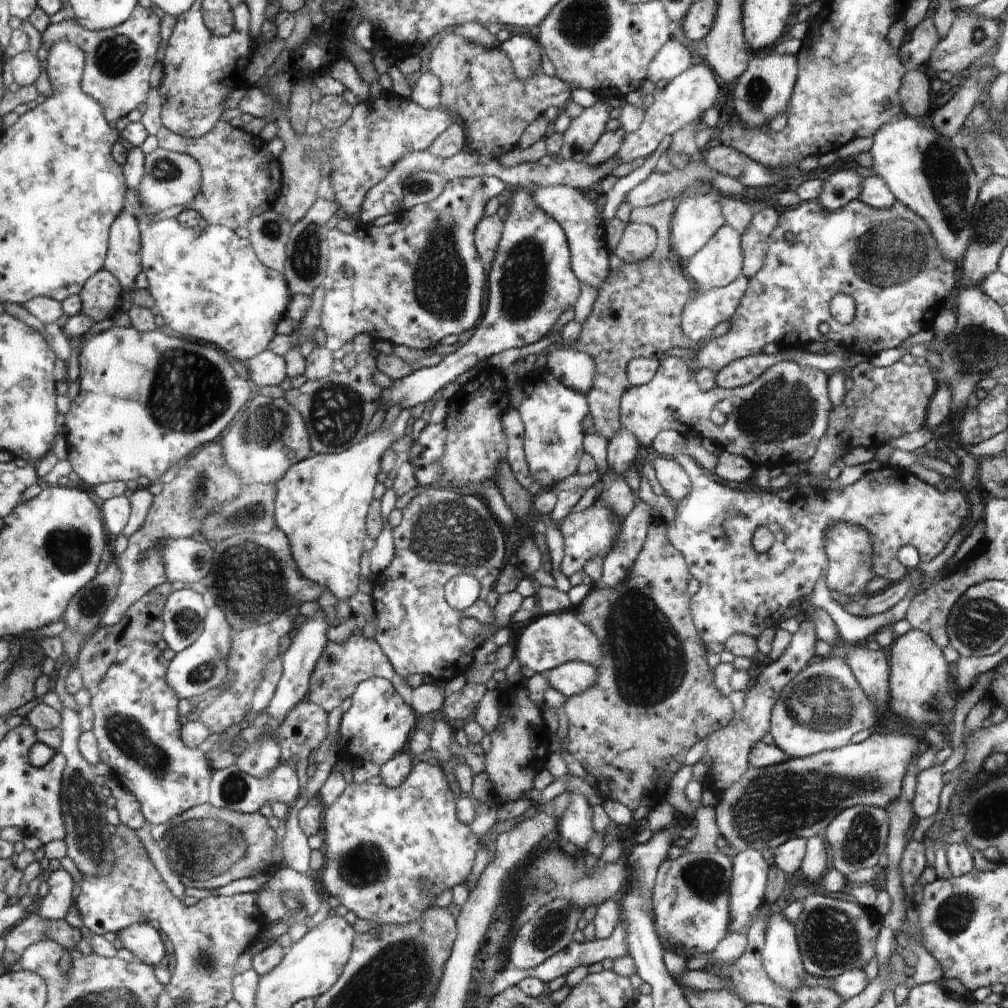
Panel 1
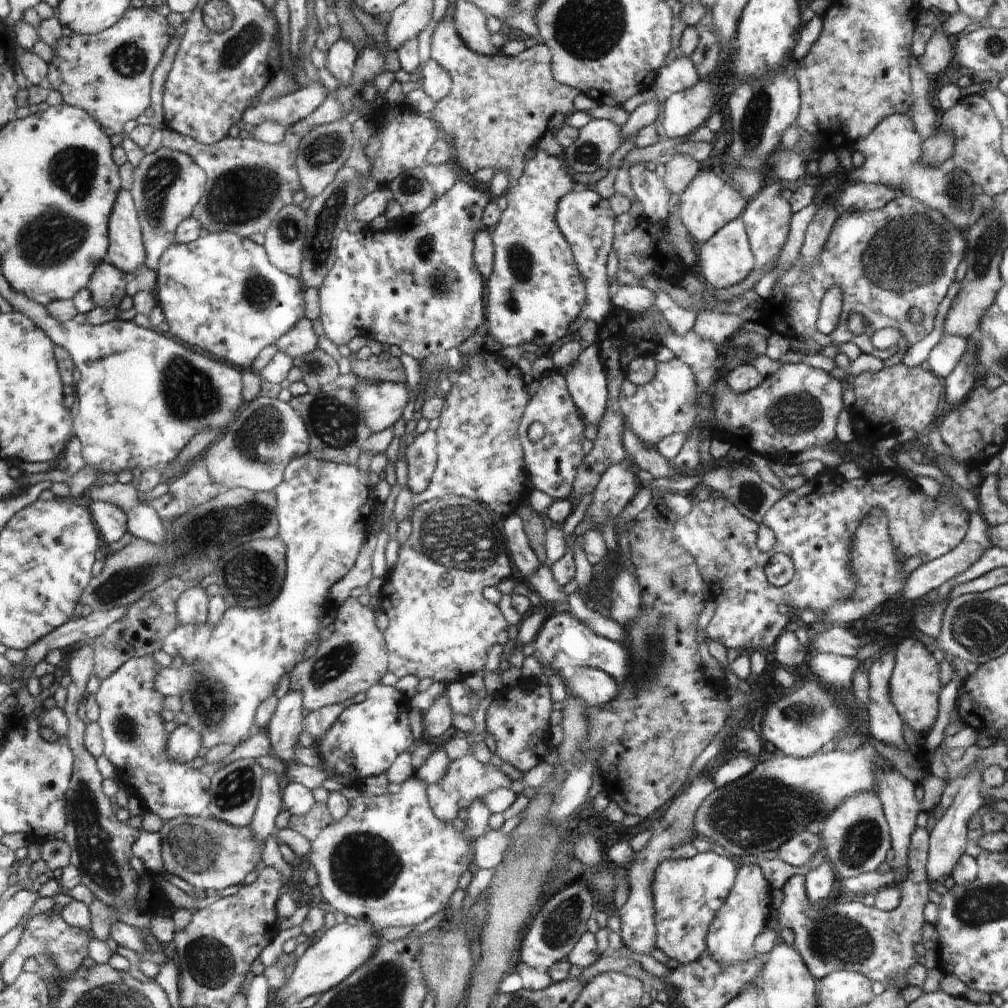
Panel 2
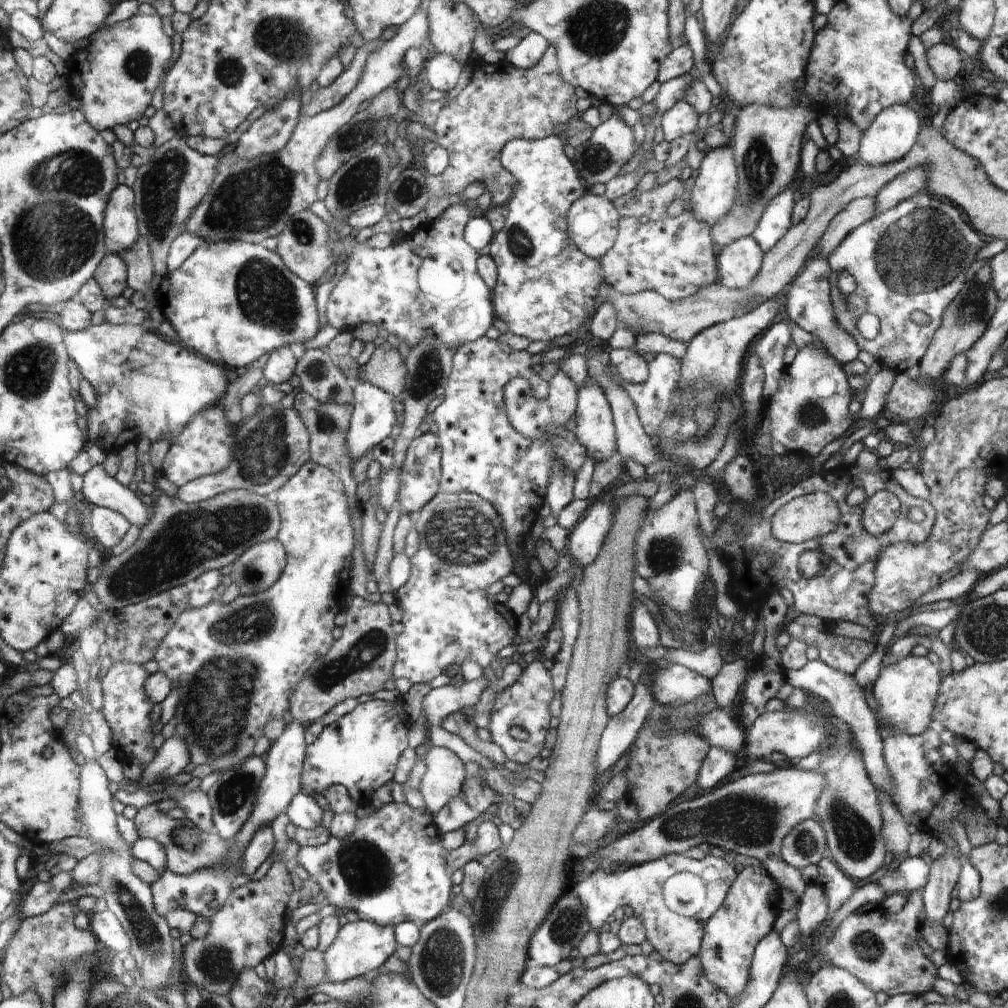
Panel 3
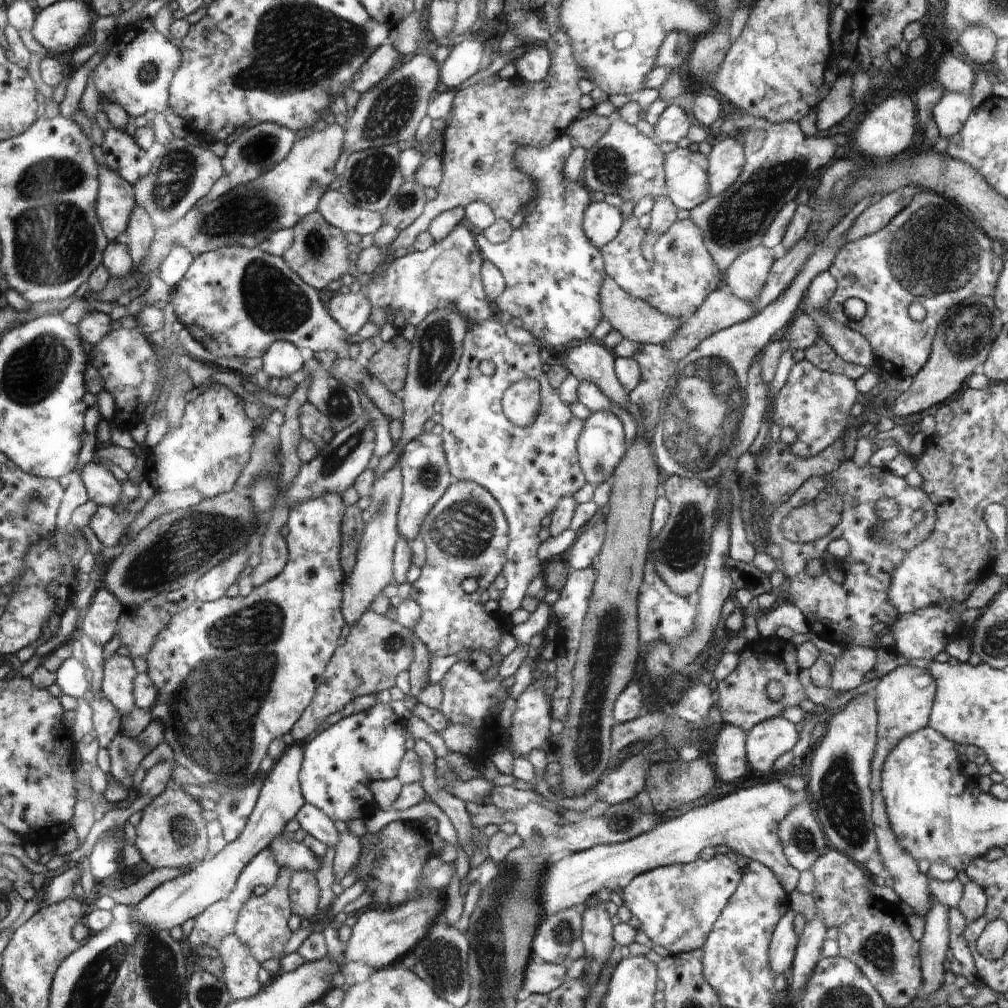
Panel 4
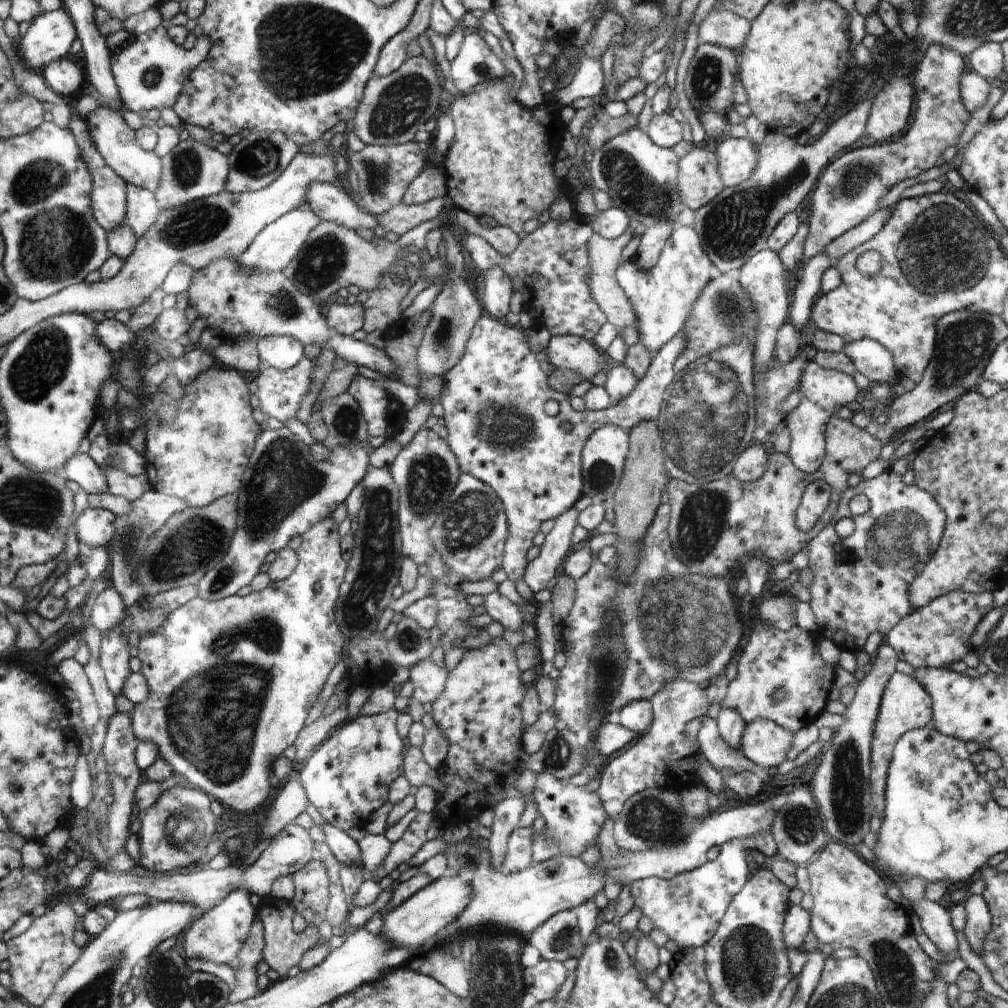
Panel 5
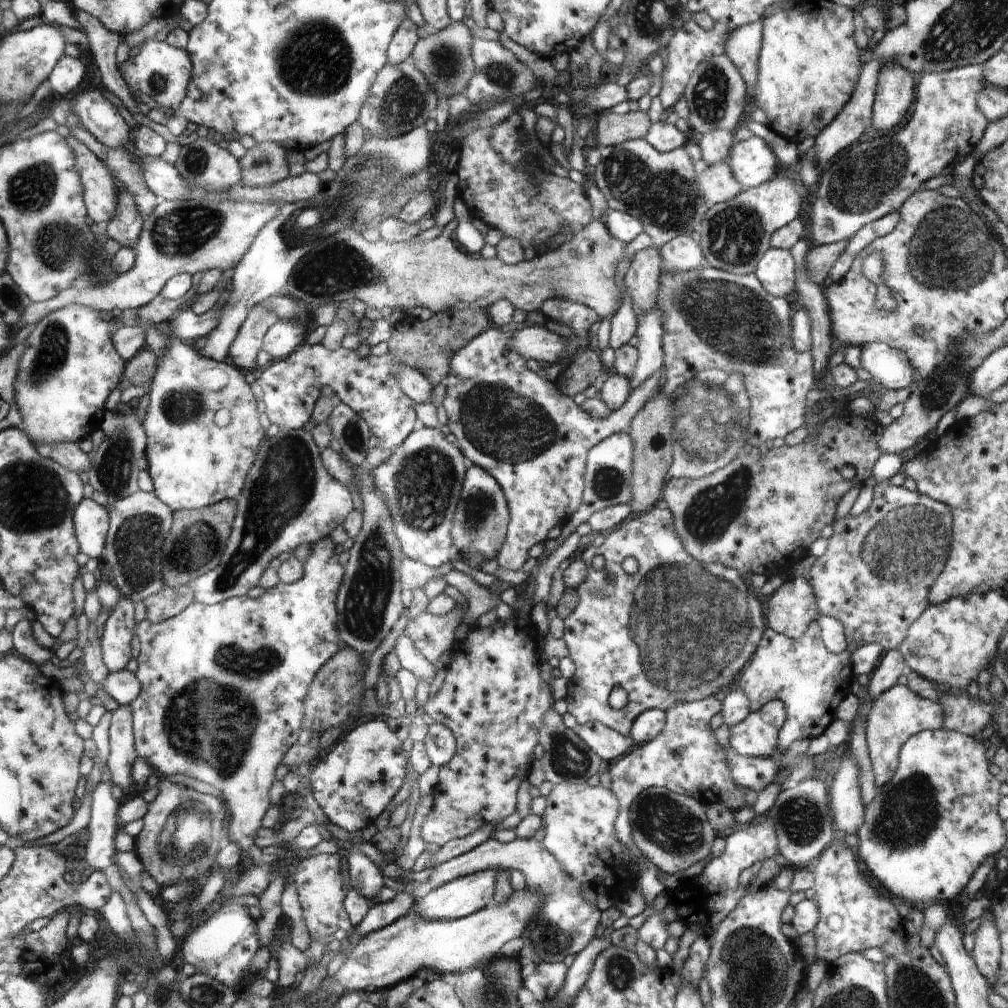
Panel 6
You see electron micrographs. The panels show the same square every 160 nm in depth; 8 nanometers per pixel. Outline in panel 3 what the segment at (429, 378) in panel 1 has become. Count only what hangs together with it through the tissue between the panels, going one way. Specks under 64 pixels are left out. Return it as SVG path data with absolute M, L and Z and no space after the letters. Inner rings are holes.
M548 136L544 139L514 139L502 151L502 164L516 179L515 194L508 200L509 212L504 216L504 227L496 232L487 245L485 253L497 267L498 279L492 288L495 297L496 318L503 321L508 332L524 336L528 340L542 341L548 344L554 338L570 336L576 330L584 328L596 314L598 288L605 280L604 270L599 262L582 254L566 230L566 212L568 208L589 192L584 181L579 178L571 160L564 152L563 136ZM353 379L350 382L352 383L353 412L348 434L346 434L346 446L348 446L350 462L356 464L368 450L379 446L390 436L397 419L394 412L394 395L361 379Z

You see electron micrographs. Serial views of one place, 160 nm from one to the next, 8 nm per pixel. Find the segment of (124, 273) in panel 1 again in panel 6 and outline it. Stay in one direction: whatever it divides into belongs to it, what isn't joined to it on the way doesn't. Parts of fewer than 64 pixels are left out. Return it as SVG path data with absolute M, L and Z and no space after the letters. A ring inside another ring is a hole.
M67 136L66 141L75 153L88 218L92 223L110 222L118 208L118 190L111 170L76 137Z

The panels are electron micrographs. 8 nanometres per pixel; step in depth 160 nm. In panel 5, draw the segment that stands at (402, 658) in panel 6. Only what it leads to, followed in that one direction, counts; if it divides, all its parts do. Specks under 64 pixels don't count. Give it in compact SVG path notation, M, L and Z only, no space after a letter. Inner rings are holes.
M431 658L421 660L409 668L414 684L413 696L420 704L433 703L444 690L447 679L445 665L438 666Z

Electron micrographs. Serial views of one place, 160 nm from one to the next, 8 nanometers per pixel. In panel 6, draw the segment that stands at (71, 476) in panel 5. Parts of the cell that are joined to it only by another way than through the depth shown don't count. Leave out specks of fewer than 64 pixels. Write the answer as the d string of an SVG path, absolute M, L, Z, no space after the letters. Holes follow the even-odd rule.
M61 442L55 445L38 446L39 453L47 459L52 459L66 467L69 471L87 471L91 464L88 456L78 447L75 442Z

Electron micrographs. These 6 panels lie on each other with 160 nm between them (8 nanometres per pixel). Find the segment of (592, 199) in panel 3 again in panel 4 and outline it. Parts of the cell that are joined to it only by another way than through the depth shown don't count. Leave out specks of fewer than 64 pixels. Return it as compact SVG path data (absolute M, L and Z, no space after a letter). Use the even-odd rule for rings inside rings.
M590 202L584 210L582 228L595 248L601 250L618 236L624 220L620 208L604 202Z

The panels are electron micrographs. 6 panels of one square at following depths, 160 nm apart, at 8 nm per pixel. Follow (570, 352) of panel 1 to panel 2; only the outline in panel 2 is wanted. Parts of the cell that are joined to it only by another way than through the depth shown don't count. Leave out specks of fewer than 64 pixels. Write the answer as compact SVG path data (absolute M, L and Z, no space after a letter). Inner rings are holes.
M596 343L580 352L564 380L584 425L598 427L608 404L608 384Z

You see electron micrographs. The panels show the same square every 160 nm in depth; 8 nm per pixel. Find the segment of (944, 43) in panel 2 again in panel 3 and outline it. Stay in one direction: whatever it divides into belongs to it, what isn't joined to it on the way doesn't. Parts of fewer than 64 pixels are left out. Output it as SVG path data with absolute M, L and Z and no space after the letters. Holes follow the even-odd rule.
M937 44L926 49L928 65L936 78L944 81L959 81L963 53L954 44Z

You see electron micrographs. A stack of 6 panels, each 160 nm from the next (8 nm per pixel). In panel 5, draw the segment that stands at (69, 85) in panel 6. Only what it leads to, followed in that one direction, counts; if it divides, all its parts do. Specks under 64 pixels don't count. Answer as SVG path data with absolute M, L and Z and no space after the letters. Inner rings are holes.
M65 58L52 61L50 65L42 68L39 72L47 86L50 86L55 93L65 98L68 94L78 92L82 82L84 82L82 70L72 60Z

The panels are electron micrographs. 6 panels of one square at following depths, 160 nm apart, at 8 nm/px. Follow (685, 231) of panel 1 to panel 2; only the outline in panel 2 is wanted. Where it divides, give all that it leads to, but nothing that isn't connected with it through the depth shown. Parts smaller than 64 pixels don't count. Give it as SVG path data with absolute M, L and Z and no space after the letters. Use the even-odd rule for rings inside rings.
M706 164L696 174L696 178L679 196L680 220L686 226L686 230L698 244L706 243L722 226L732 220L741 217L747 206L747 198L738 193L730 184L727 184Z

